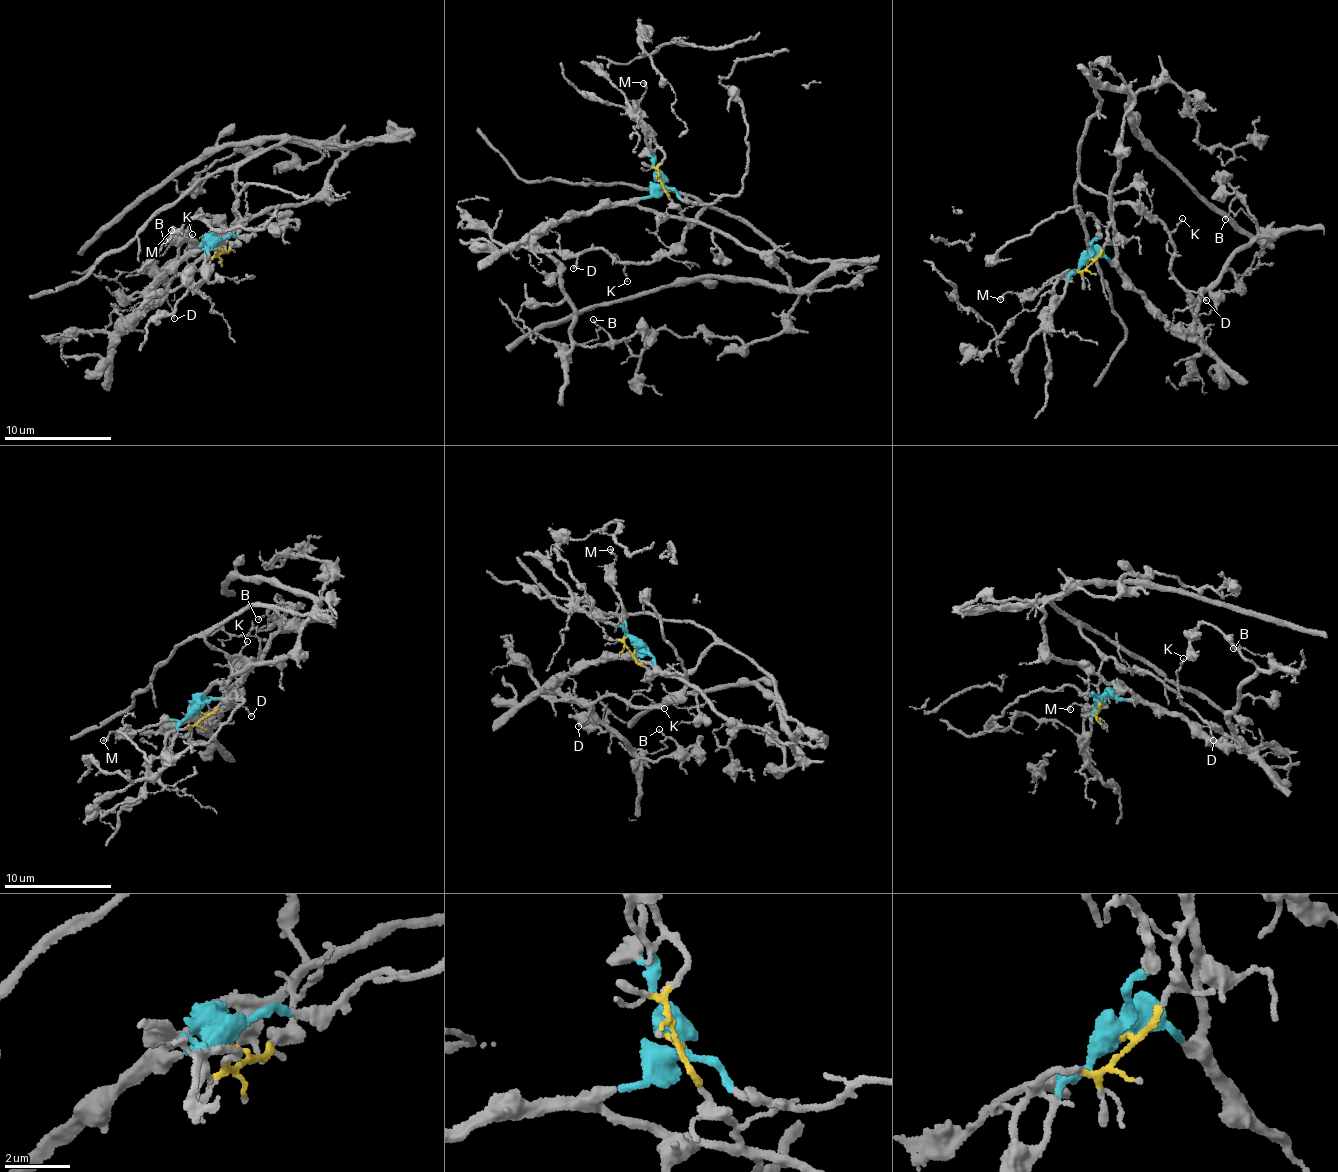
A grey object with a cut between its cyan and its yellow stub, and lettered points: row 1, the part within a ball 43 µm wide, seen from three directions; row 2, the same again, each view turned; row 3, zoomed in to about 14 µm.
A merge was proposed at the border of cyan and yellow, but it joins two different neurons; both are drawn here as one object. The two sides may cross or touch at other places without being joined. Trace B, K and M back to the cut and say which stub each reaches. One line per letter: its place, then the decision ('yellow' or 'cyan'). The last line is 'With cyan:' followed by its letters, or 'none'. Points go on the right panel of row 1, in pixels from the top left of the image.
B: at (1225, 219); cyan
K: at (1182, 218); yellow
M: at (1000, 299); cyan
With cyan: B, M

